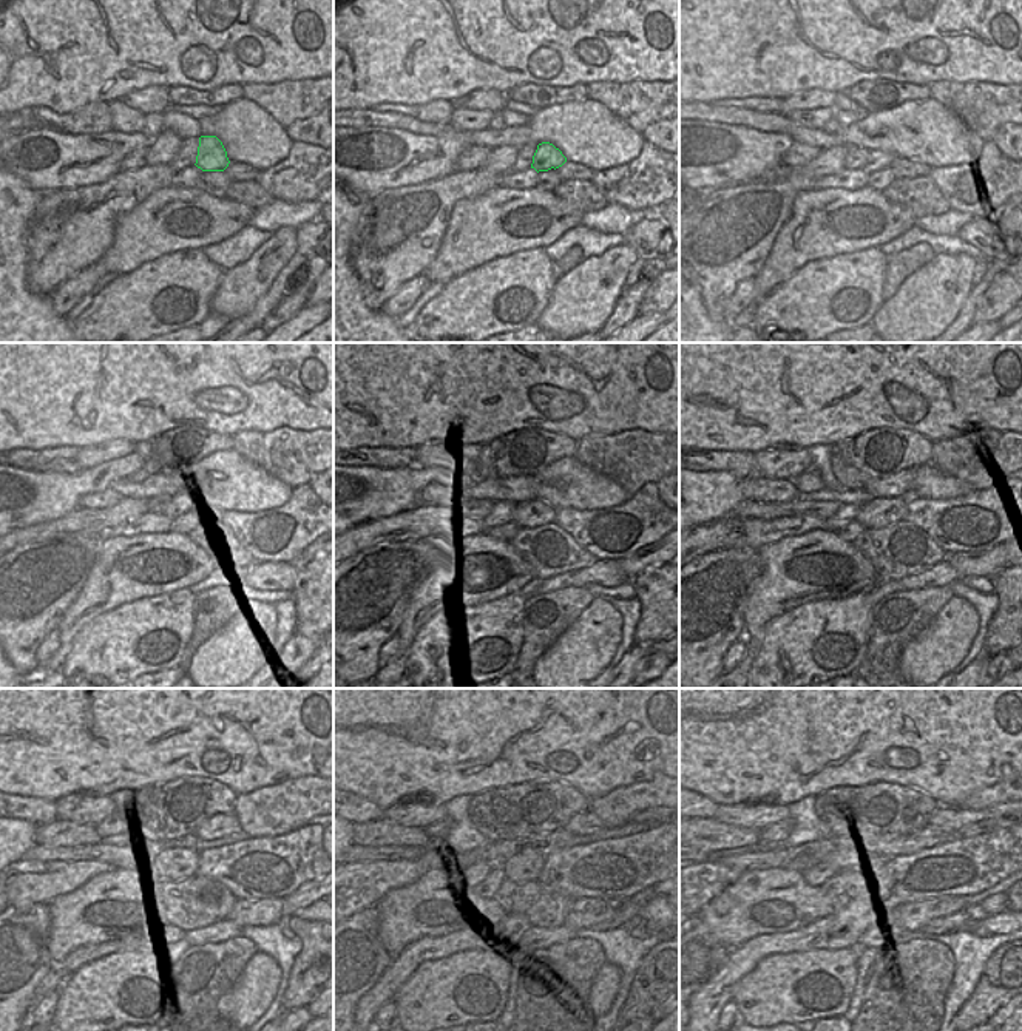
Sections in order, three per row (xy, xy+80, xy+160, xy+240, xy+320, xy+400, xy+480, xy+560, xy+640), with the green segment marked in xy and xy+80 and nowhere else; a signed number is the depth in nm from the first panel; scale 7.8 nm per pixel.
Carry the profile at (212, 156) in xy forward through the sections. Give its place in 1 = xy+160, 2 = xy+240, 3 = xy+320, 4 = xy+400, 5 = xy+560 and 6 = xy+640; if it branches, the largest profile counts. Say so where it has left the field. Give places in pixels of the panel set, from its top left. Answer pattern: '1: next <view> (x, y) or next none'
1: next xy+160 (877, 159)
2: next xy+240 (176, 507)
3: next xy+320 (502, 513)
4: next xy+400 (846, 514)
5: next xy+560 (473, 875)
6: next xy+640 (818, 874)

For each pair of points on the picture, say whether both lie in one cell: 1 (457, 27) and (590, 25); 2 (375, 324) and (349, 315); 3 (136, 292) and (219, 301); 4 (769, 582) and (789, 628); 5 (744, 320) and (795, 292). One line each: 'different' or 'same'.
1: same
2: same
3: different
4: different
5: different

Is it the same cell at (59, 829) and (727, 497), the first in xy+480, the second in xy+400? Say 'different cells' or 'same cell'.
different cells

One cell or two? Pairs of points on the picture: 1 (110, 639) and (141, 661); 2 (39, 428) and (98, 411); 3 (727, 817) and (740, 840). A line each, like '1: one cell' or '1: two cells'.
1: one cell
2: one cell
3: two cells

